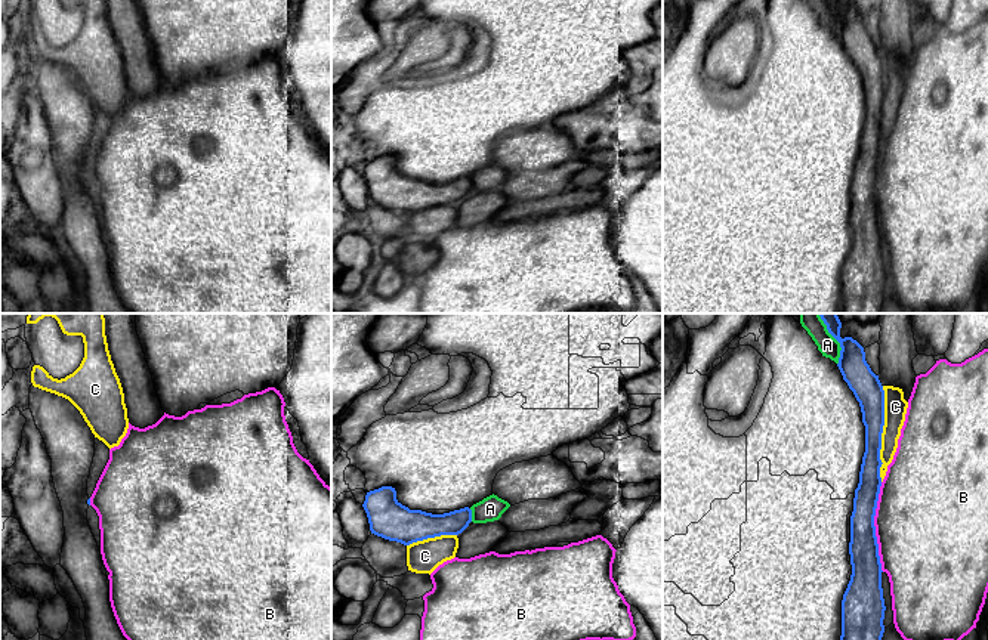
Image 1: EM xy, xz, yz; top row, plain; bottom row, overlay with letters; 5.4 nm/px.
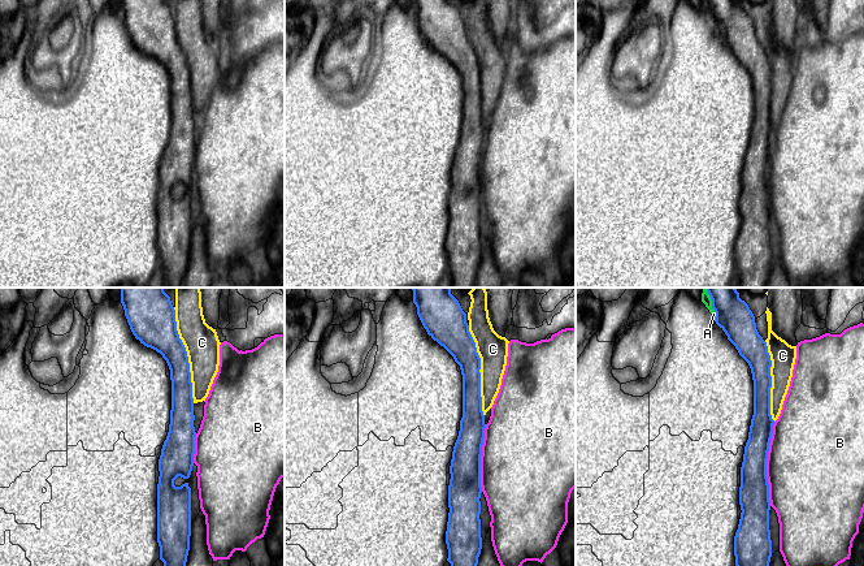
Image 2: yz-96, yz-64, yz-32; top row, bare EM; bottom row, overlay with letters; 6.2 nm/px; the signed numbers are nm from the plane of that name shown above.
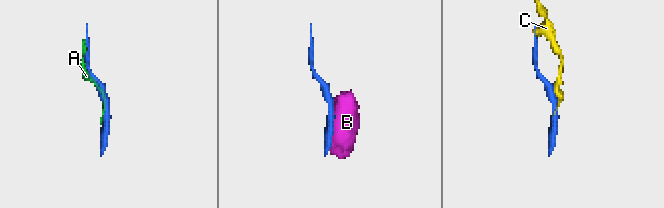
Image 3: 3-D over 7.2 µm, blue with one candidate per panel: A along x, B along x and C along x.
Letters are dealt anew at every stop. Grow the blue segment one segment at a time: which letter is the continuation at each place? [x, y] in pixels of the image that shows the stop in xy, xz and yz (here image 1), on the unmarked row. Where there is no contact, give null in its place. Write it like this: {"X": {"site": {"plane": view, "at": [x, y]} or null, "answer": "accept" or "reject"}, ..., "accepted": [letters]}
{"A": {"site": {"plane": "yz", "at": [840, 15]}, "answer": "reject"}, "B": {"site": {"plane": "yz", "at": [874, 195]}, "answer": "reject"}, "C": {"site": {"plane": "yz", "at": [882, 101]}, "answer": "reject"}, "accepted": []}

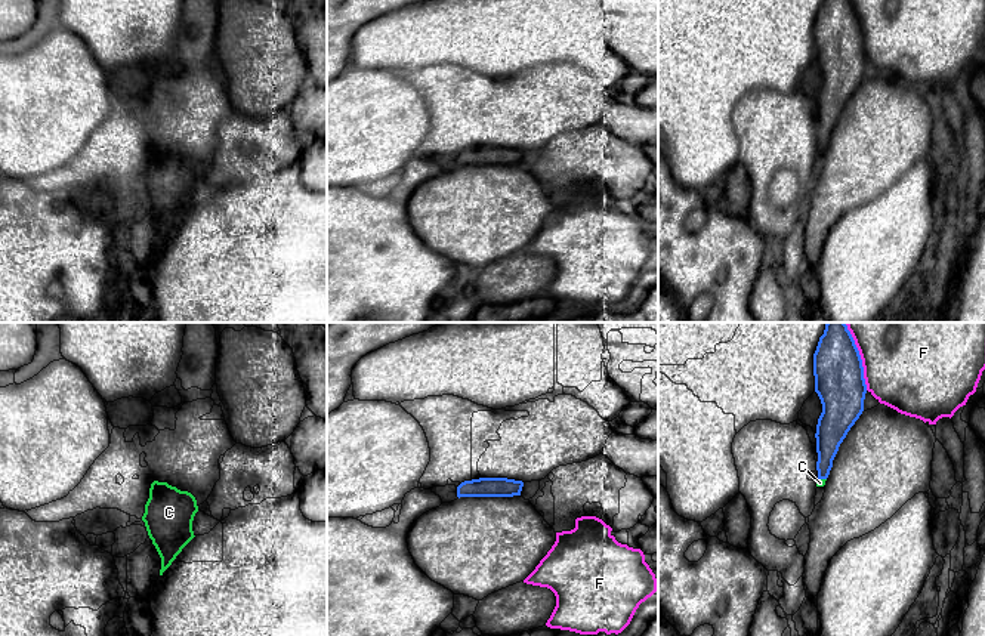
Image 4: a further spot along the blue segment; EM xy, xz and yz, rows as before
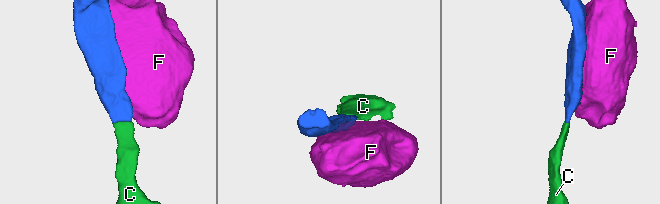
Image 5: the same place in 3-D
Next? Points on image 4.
{"C": {"site": {"plane": "yz", "at": [823, 147]}, "answer": "accept"}, "F": {"site": {"plane": "yz", "at": [861, 30]}, "answer": "reject"}, "accepted": ["C"]}

